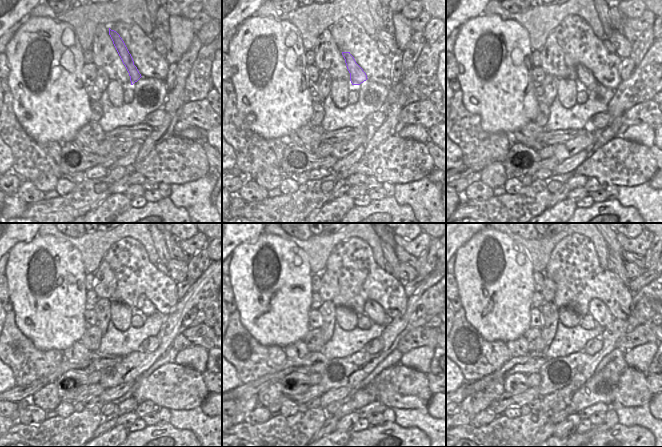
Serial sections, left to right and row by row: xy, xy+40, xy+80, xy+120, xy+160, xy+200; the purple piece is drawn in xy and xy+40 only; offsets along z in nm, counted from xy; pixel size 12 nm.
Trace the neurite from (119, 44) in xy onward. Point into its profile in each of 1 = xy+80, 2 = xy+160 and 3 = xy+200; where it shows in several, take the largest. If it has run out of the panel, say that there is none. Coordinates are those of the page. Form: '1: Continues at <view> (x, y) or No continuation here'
1: Continues at xy+80 (584, 76)
2: Continues at xy+160 (373, 310)
3: Continues at xy+200 (598, 310)

